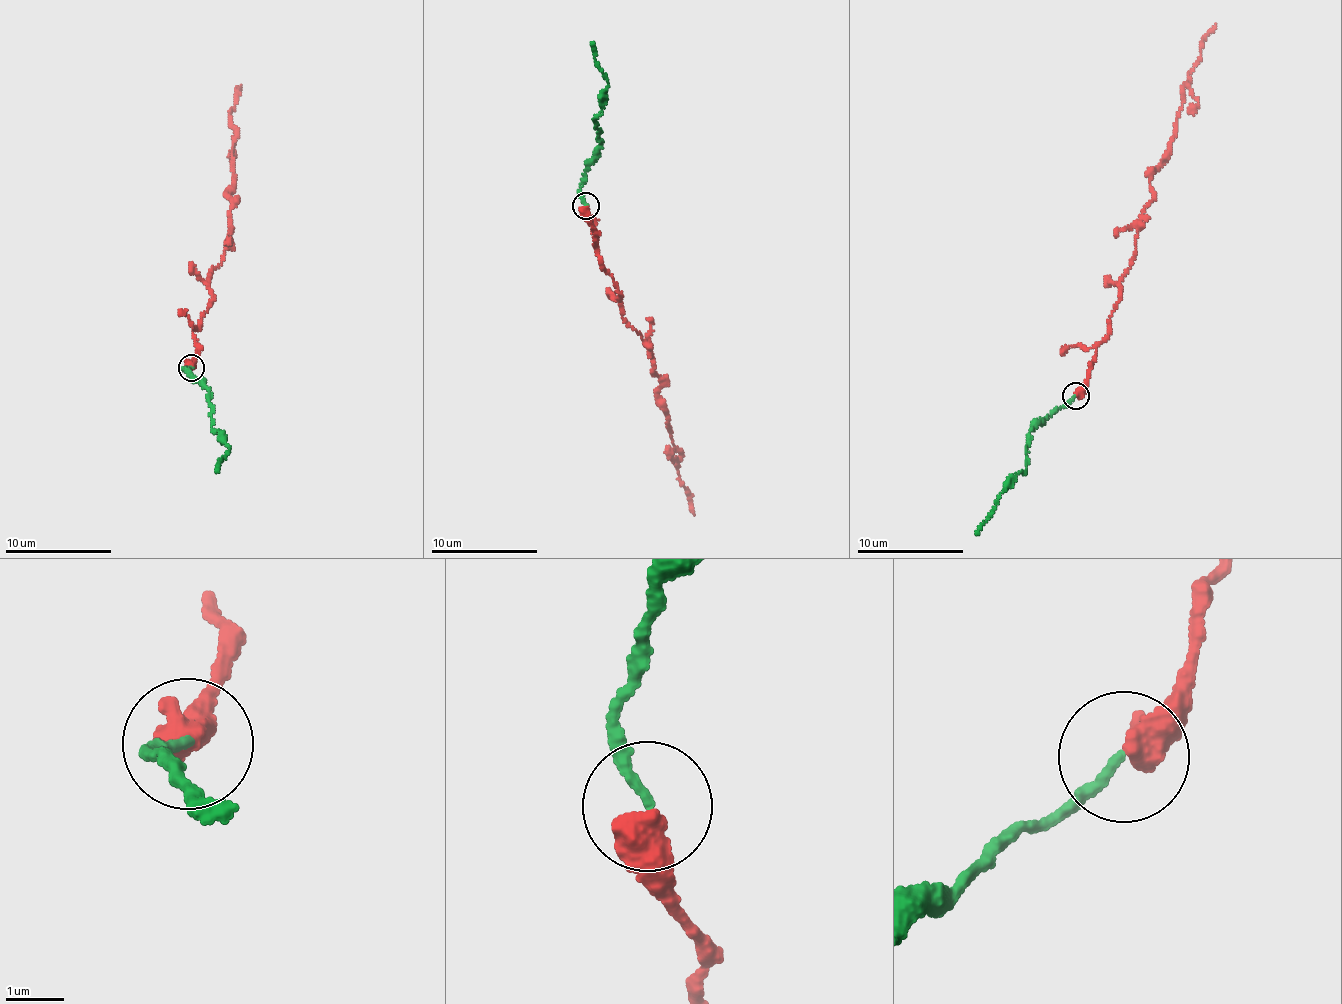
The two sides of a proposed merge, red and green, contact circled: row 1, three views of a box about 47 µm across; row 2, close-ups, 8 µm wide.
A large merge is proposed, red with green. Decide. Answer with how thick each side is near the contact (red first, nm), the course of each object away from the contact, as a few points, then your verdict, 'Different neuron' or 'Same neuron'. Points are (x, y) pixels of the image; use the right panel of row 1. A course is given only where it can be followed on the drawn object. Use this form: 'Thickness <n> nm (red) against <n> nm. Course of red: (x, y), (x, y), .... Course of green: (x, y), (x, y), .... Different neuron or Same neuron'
Thickness 550 nm (red) against 170 nm. Course of red: (1075, 394), (1119, 299), (1139, 215), (1152, 199), (1152, 171), (1177, 129), (1184, 82), (1215, 23). Course of green: (1075, 396), (1029, 432), (1026, 468), (1000, 493), (989, 519), (975, 533). Same neuron

